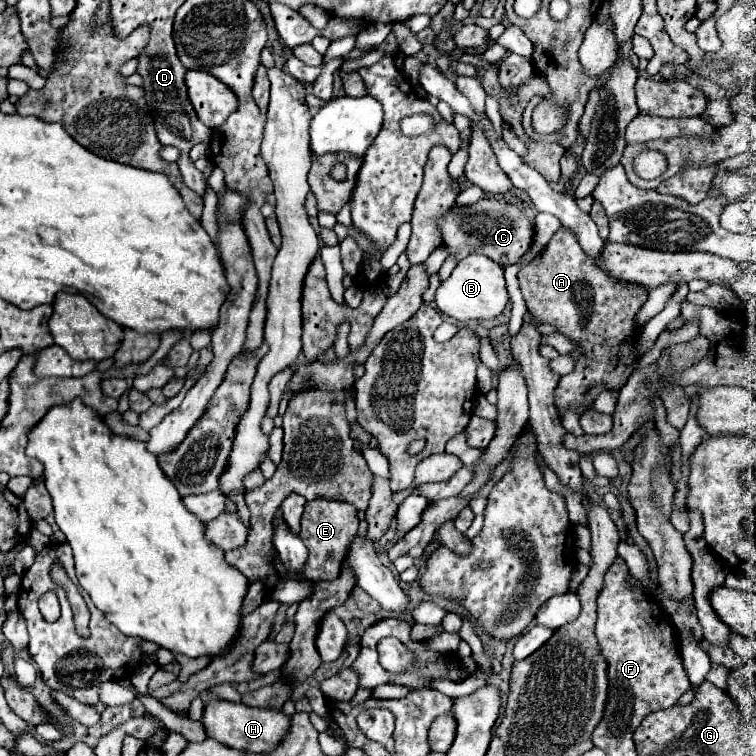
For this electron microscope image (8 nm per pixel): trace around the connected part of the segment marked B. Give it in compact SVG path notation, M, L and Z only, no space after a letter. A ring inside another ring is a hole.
M467 256L465 260L461 260L451 272L451 276L439 286L437 296L435 296L437 308L445 316L457 322L495 320L503 312L507 300L509 300L509 294L507 294L503 268L497 262L489 260L487 256Z

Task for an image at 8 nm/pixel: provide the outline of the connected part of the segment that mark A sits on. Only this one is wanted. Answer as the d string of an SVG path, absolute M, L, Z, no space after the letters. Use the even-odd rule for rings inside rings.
M561 226L553 234L553 244L547 244L547 250L541 256L541 260L533 260L531 264L519 270L519 284L521 284L521 292L529 312L533 312L537 320L553 324L557 332L567 336L577 346L573 352L569 352L569 356L575 358L575 370L567 376L561 376L555 388L557 412L563 414L567 410L575 410L577 414L583 414L593 408L593 402L597 400L601 392L623 388L623 384L627 382L631 372L637 368L641 358L641 352L635 348L637 336L641 330L635 316L639 308L645 304L649 290L641 284L615 280L613 276L599 272L595 262L589 256L585 256L581 246L577 244L577 236L565 226Z

